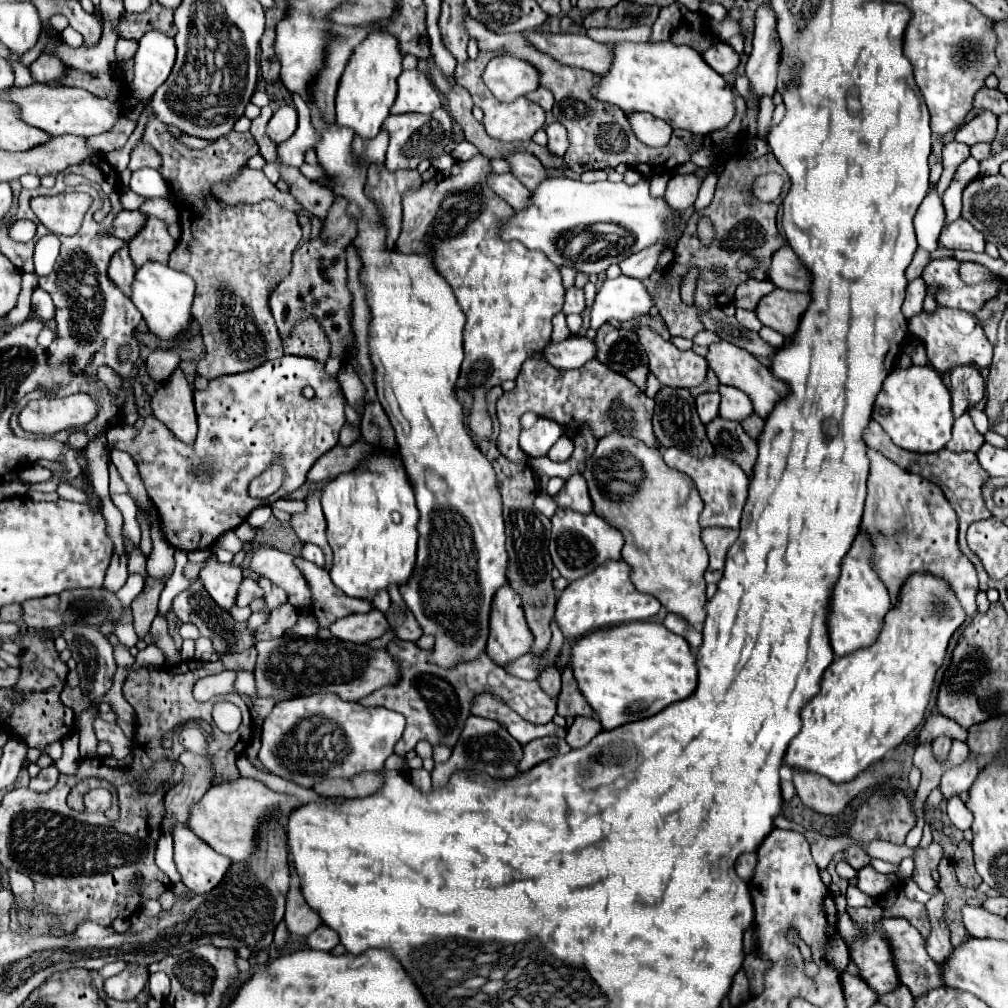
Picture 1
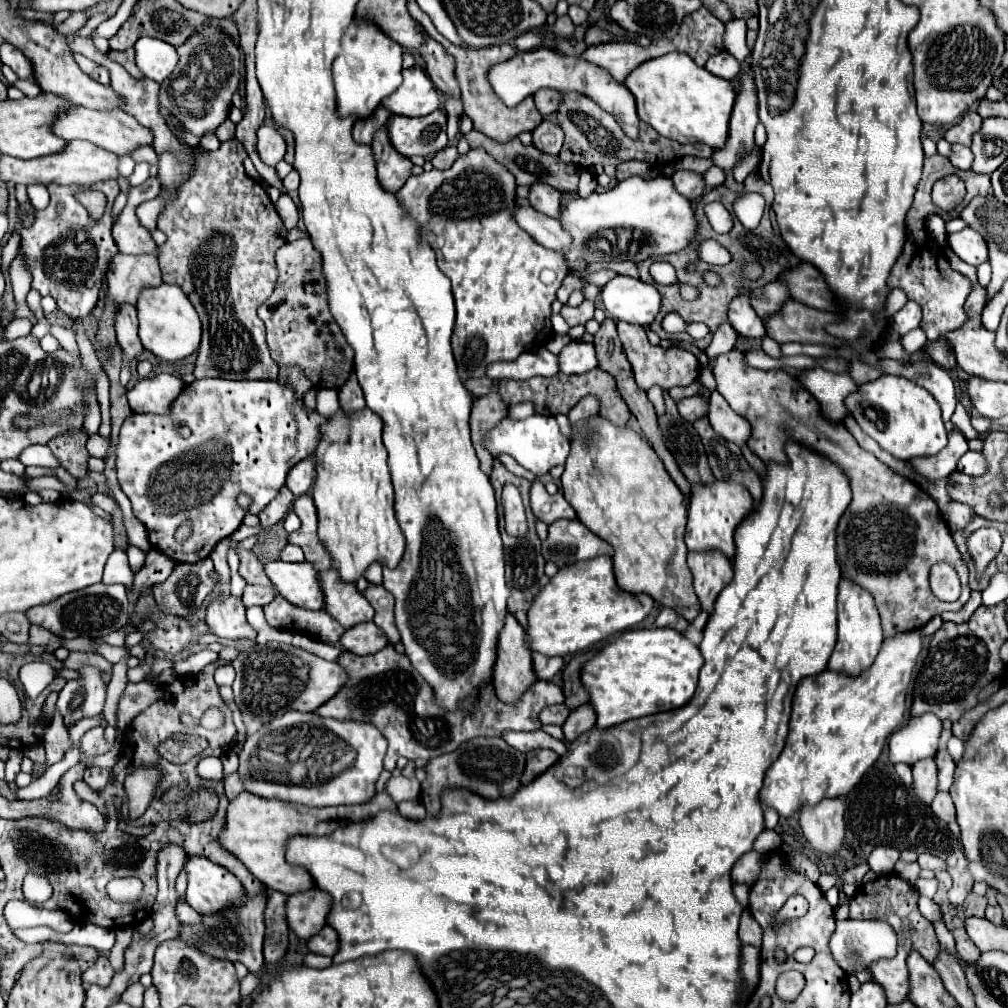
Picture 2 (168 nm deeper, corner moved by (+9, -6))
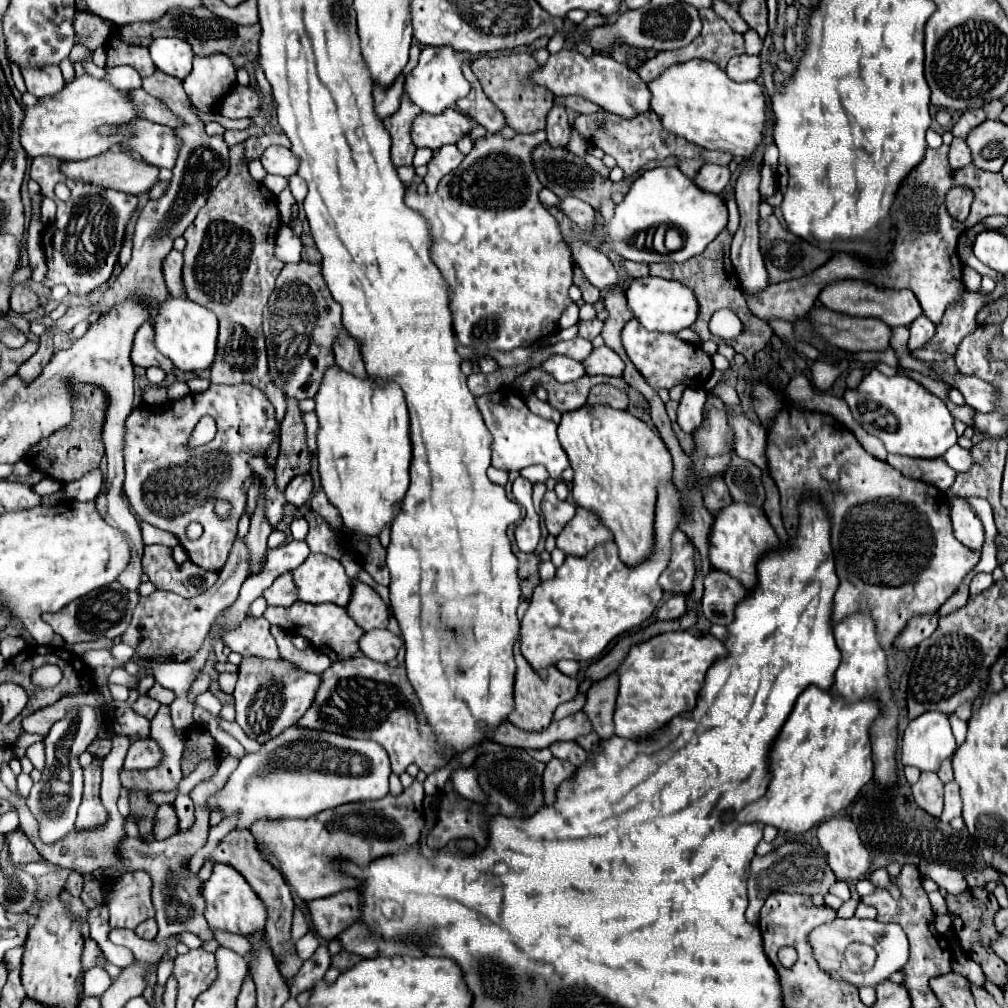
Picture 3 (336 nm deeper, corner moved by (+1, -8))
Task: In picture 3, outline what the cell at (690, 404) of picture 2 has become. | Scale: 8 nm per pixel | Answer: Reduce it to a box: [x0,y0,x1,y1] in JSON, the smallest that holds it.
[677,389,705,433]

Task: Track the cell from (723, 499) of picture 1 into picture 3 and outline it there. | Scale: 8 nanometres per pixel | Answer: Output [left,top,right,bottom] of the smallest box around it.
[709,501,779,591]

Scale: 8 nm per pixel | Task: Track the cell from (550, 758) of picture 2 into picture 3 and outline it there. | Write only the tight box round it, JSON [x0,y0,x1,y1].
[543,759,575,805]

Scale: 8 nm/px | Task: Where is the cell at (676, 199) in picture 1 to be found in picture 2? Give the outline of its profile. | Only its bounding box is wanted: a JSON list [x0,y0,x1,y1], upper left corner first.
[673,169,705,199]

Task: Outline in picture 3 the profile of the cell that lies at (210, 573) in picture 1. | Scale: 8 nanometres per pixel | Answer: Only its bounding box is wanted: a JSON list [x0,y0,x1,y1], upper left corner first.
[223,615,279,659]

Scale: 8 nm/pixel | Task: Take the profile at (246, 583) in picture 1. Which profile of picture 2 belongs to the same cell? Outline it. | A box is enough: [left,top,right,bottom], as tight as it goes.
[243,585,277,607]

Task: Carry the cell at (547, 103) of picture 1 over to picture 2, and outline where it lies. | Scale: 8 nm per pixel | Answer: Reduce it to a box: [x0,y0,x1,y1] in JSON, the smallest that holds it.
[535,89,561,117]

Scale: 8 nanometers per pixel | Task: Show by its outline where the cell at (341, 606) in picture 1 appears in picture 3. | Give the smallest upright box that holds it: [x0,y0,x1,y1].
[347,581,389,631]

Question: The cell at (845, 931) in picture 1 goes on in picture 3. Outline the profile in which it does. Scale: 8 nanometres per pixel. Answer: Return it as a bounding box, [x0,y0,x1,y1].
[809,917,909,987]

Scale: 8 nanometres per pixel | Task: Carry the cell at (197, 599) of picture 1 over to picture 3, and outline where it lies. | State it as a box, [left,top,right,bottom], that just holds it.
[143,545,219,597]

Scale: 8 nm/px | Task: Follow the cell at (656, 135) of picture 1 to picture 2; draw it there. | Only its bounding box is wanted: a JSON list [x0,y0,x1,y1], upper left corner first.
[489,47,639,139]

